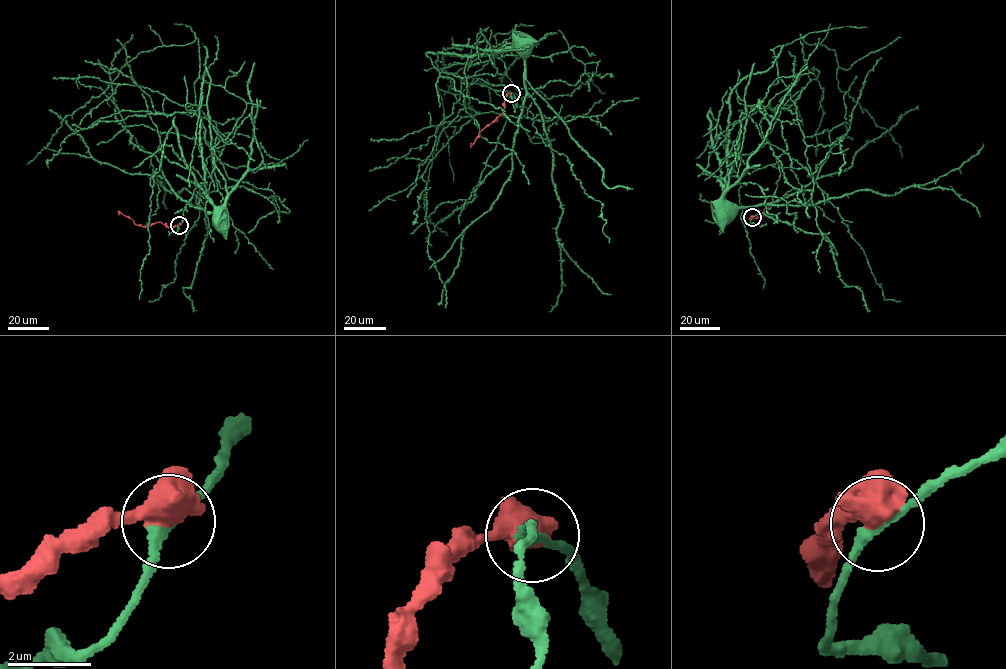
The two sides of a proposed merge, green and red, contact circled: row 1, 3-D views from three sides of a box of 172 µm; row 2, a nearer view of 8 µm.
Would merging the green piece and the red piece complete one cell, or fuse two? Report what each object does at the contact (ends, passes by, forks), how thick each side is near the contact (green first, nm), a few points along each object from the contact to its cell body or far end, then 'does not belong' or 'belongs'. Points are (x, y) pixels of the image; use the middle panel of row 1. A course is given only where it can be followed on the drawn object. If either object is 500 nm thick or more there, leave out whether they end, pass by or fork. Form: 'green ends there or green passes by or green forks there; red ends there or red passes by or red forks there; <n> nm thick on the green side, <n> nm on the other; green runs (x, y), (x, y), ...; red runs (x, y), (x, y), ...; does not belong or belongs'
220 nm thick on the green side, 550 nm on the other; green runs (511, 93), (517, 107), (509, 92), (456, 73), (516, 41), (513, 32); red runs (511, 93), (505, 97), (501, 113), (471, 143); does not belong

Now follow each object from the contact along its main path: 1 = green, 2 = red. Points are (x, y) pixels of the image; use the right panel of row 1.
1: (752, 217), (772, 206), (776, 158), (787, 149), (781, 122), (761, 105), (746, 109), (727, 189), (711, 205)
2: (752, 217), (763, 214), (762, 217), (772, 202), (769, 204)

